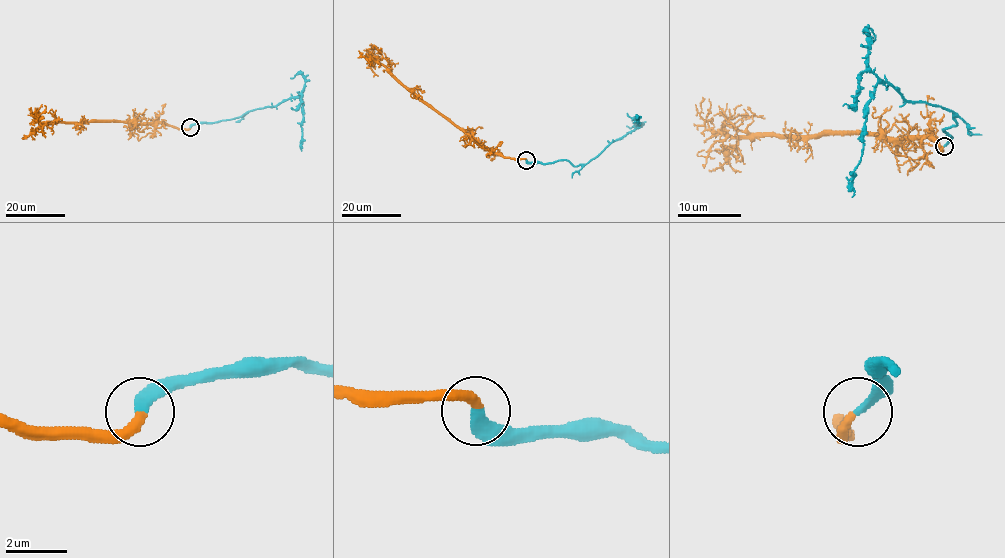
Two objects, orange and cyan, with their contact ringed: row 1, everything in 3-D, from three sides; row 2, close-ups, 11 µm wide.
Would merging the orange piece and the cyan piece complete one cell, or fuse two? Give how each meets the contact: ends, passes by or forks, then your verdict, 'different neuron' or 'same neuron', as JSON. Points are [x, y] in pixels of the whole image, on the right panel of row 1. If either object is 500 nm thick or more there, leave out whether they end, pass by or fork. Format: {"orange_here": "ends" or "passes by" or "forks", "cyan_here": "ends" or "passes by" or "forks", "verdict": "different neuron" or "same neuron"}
{"orange_here": "ends", "cyan_here": "ends", "verdict": "same neuron"}

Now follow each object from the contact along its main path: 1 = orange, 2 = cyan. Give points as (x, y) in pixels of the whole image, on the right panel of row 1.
1: (943, 145), (941, 150), (932, 137), (853, 134), (723, 136), (707, 124), (708, 99)
2: (944, 145), (951, 136), (943, 129), (957, 123), (954, 113), (911, 102), (879, 83), (868, 105), (852, 196)

